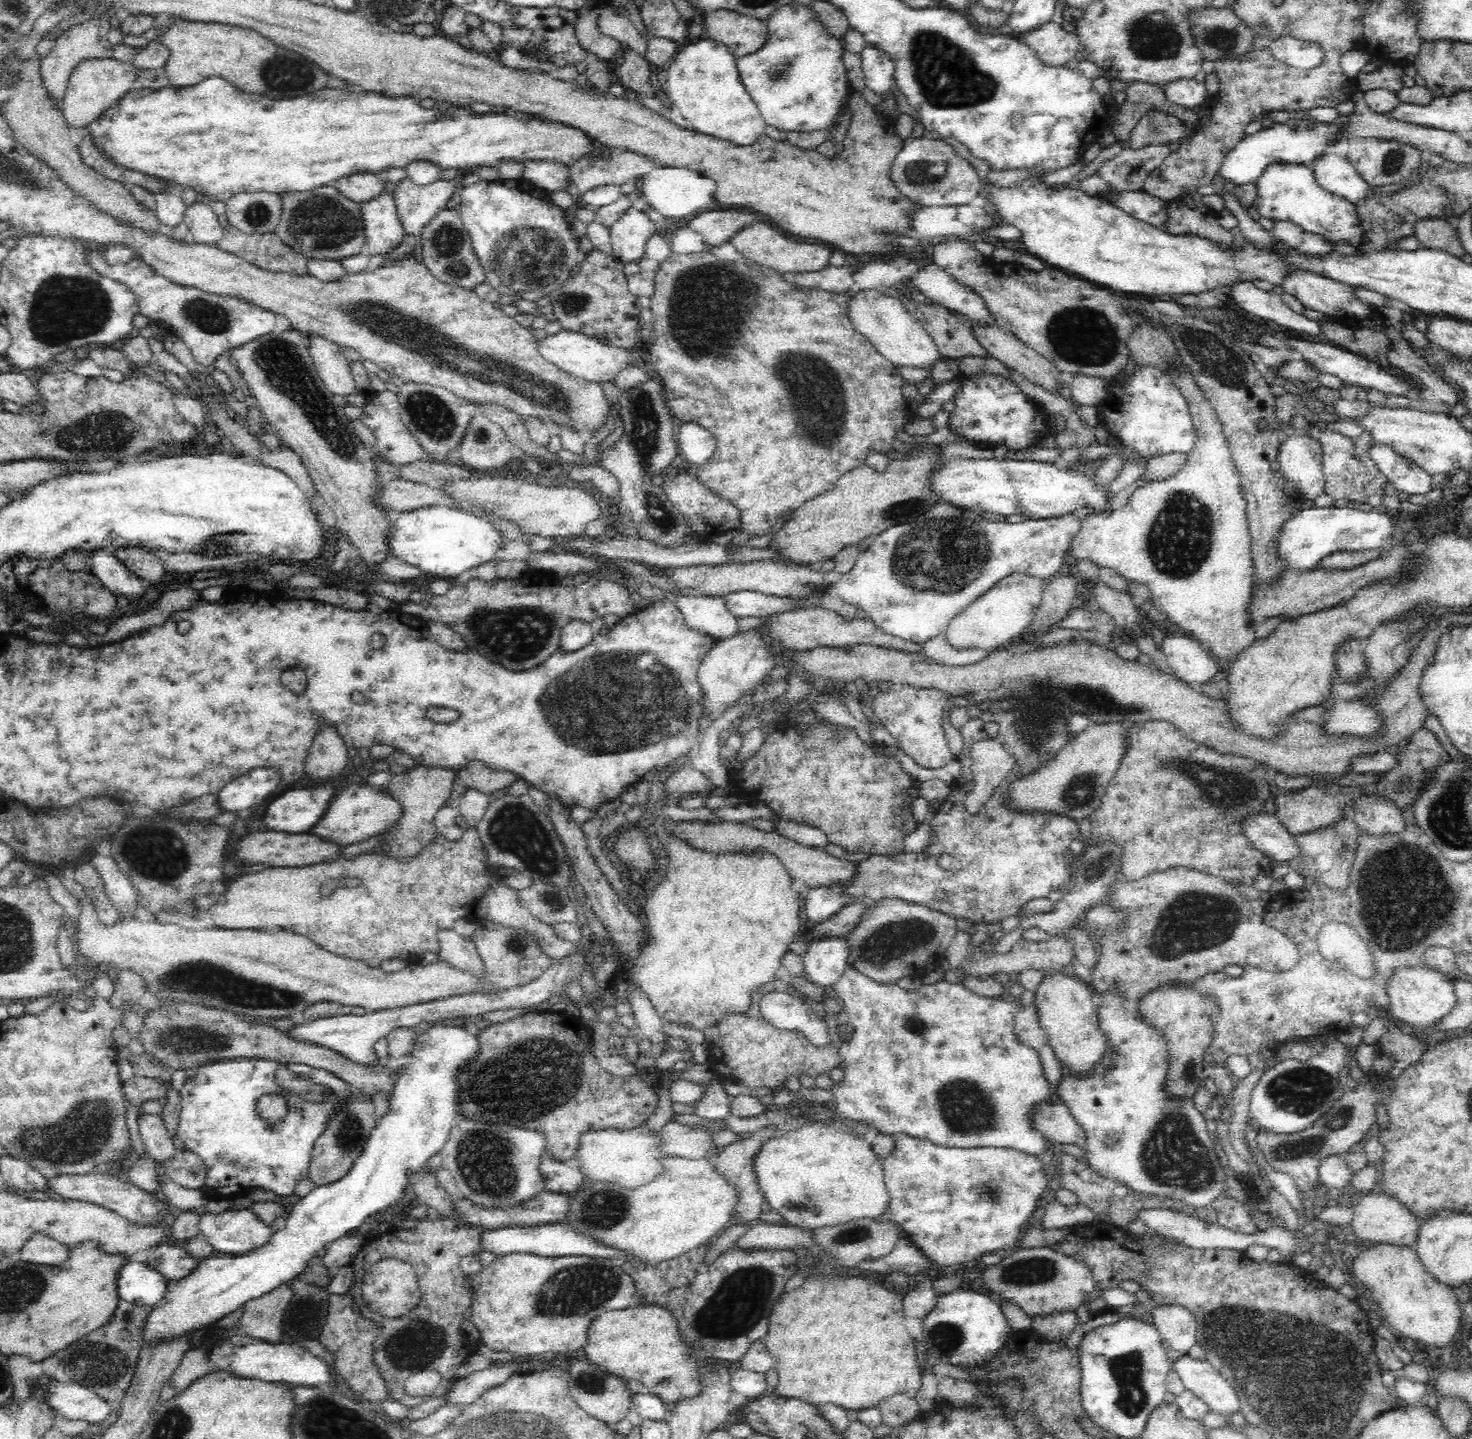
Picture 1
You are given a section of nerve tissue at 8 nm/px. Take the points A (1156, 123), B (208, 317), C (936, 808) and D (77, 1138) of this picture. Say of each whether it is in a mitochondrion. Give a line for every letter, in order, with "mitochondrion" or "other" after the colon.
A: mitochondrion
B: mitochondrion
C: other
D: mitochondrion

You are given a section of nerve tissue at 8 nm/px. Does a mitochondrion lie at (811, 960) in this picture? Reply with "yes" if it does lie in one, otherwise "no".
no

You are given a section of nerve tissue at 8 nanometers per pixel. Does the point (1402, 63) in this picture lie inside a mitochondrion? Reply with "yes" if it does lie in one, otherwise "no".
no

